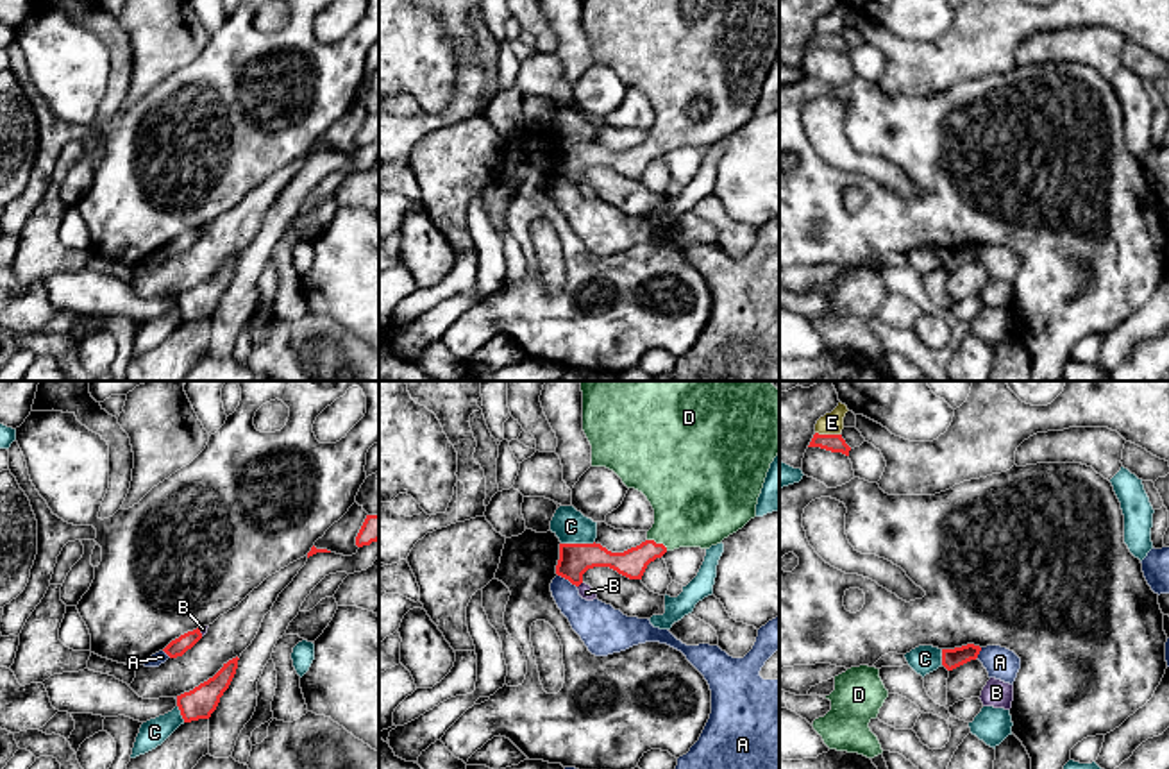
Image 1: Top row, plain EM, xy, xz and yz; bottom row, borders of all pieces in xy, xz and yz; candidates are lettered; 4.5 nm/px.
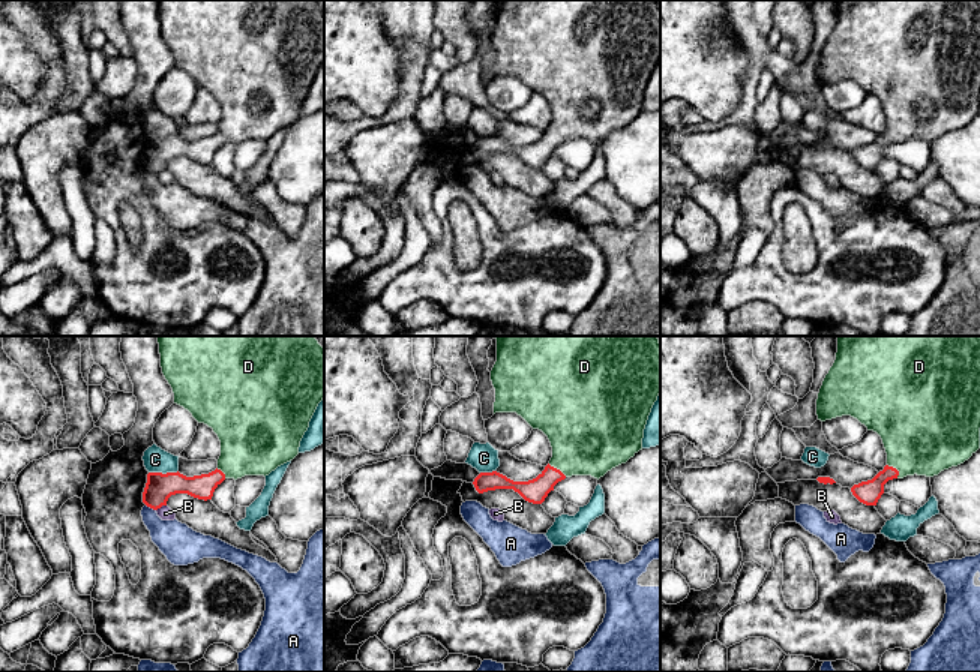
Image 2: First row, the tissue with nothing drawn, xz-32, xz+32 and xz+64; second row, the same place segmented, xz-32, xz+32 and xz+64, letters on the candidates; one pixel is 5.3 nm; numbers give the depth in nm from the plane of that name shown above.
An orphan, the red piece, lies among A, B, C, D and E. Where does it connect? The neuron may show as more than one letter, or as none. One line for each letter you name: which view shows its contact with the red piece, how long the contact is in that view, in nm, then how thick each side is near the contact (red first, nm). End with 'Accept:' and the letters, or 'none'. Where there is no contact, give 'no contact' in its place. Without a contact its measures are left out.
D: meets red in xz; contact 110 nm long; 130 nm thick on the red side, 380 nm on the other
Accept: D

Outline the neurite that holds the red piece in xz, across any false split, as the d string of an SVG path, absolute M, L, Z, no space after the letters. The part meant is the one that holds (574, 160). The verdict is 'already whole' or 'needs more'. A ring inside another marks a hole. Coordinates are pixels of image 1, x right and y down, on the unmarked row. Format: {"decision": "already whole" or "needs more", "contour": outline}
{"decision": "needs more", "contour": "M583 0L583 30L592 45L592 66L606 66L613 70L627 88L642 91L654 109L654 123L647 131L647 139L624 152L611 152L601 143L559 143L559 159L556 173L579 186L583 173L593 166L610 166L629 179L642 179L647 165L661 157L667 150L679 147L710 148L729 134L742 129L756 116L756 104L761 93L770 63L779 54L779 0Z"}

